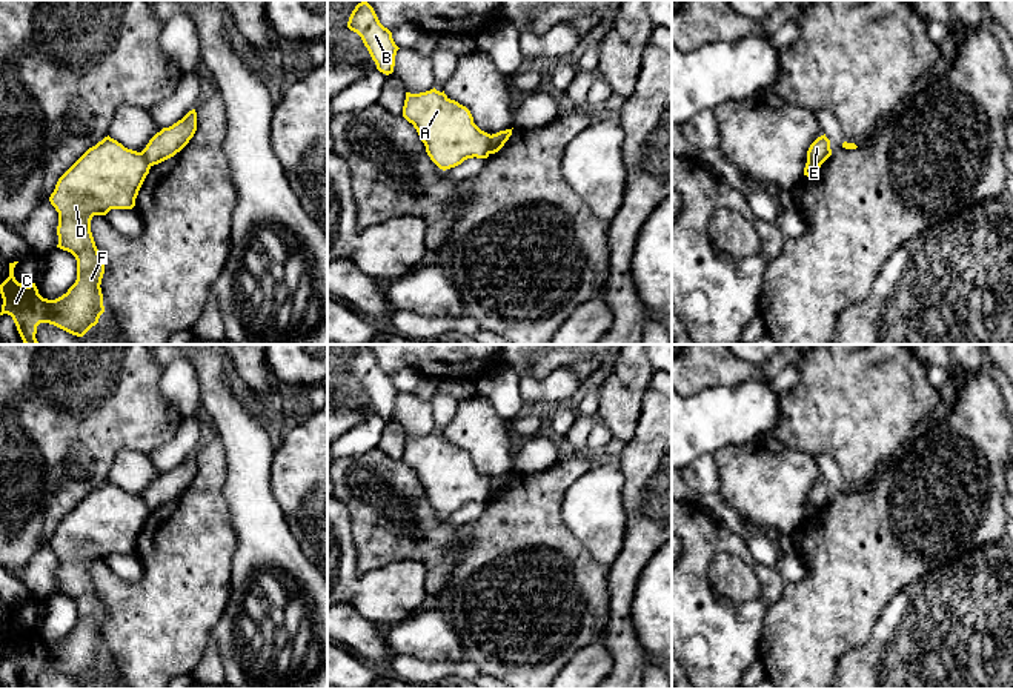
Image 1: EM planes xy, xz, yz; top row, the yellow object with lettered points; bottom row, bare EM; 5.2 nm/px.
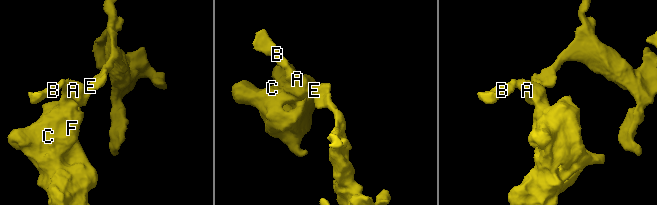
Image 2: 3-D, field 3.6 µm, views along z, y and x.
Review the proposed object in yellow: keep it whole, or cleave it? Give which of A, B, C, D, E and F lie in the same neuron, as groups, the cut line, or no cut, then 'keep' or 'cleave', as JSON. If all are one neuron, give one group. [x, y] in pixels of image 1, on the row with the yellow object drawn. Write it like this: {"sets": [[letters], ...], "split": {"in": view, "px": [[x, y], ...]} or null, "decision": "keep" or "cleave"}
{"sets": [["A", "B", "C", "D", "F"], ["E"]], "split": {"in": "xz", "px": [[489, 136], [491, 153]]}, "decision": "cleave"}

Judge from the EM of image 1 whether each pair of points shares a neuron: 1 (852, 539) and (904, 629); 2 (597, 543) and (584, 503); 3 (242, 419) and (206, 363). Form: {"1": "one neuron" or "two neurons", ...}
{"1": "two neurons", "2": "one neuron", "3": "one neuron"}

